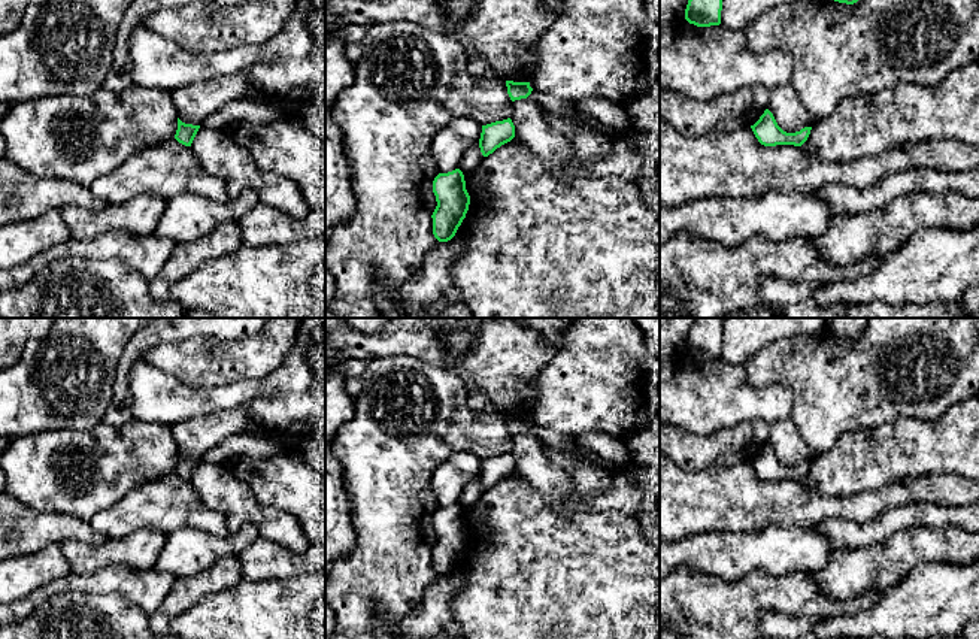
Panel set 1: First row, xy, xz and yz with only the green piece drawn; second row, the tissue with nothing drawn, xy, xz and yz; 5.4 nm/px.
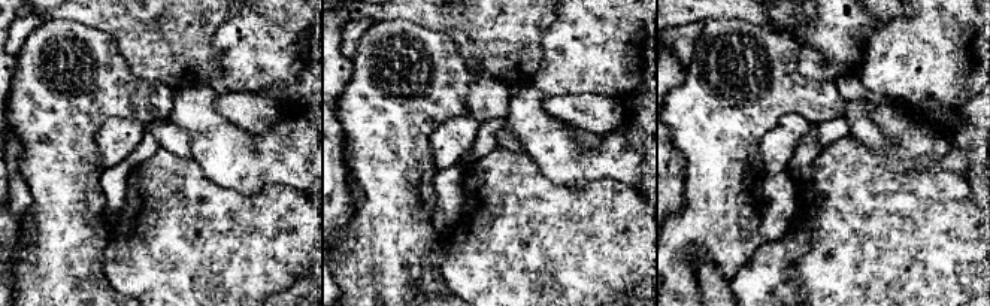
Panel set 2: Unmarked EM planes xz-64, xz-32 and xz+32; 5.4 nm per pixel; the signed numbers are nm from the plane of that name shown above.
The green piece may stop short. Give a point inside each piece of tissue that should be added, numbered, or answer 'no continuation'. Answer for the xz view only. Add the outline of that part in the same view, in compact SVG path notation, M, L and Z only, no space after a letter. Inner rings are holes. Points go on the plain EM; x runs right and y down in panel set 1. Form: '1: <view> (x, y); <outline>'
no continuation

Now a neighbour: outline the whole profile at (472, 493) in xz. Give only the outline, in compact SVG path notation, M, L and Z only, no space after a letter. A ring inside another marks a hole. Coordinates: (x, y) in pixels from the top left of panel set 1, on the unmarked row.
M479 475L467 484L464 491L460 496L458 503L464 509L464 515L467 517L476 506L478 500L481 499L484 490L479 482Z

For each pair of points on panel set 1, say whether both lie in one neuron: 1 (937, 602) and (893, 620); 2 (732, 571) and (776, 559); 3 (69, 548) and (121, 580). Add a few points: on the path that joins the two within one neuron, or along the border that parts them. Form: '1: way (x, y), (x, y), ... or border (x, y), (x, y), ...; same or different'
1: way (927, 602), (903, 611); same
2: way (742, 560), (766, 559); same
3: border (136, 569), (106, 565), (88, 574), (72, 574); different

